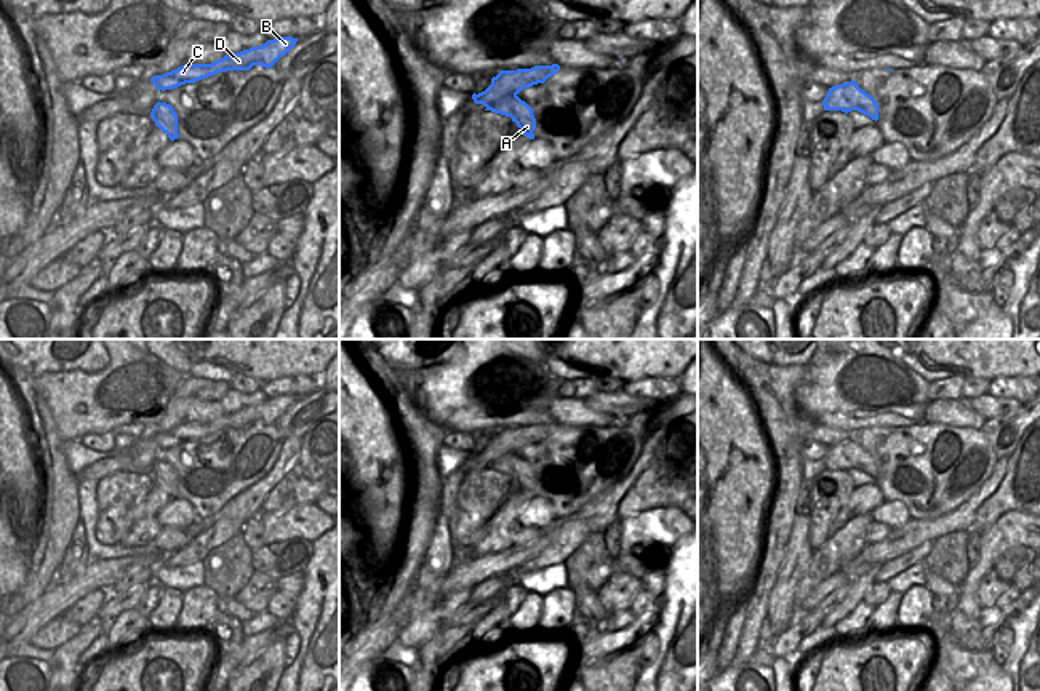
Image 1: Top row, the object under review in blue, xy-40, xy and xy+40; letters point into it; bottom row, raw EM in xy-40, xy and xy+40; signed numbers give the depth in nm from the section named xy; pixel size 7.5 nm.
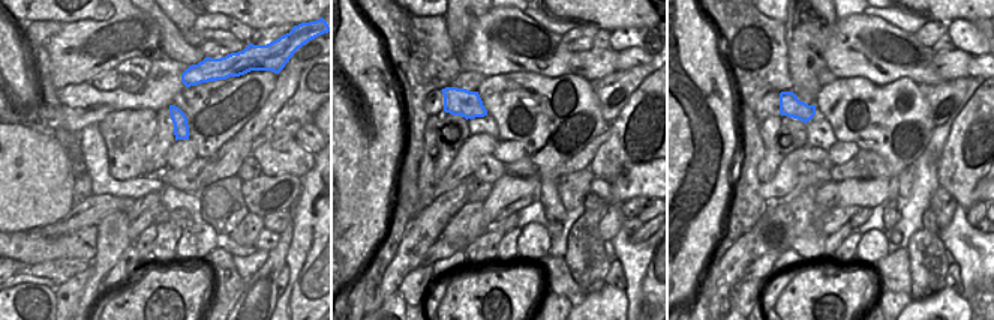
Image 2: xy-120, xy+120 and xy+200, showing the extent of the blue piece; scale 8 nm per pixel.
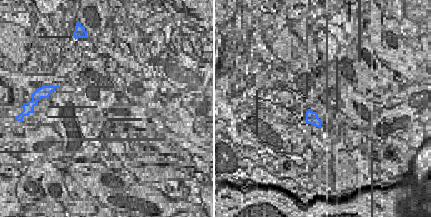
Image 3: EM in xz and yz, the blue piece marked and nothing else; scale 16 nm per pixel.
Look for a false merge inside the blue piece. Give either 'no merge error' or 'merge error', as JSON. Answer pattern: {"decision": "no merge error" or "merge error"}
{"decision": "merge error"}

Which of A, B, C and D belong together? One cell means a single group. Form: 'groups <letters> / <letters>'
groups A / B C D

